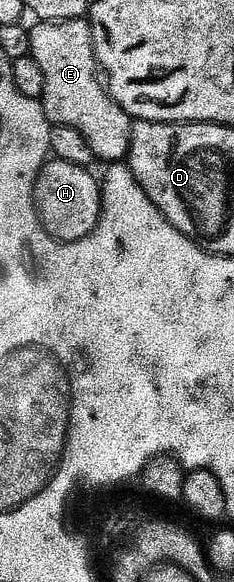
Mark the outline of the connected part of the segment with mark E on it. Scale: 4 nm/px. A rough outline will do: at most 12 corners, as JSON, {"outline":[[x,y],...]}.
{"outline":[[85,18],[30,29],[50,123],[128,159],[134,119],[97,79]]}

